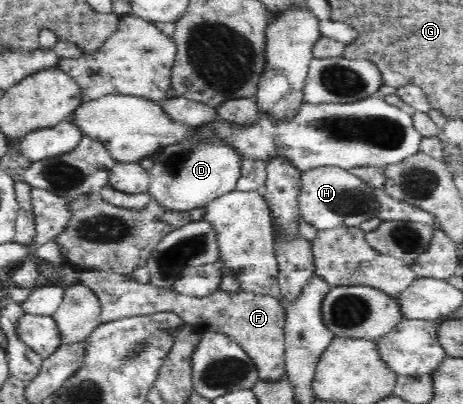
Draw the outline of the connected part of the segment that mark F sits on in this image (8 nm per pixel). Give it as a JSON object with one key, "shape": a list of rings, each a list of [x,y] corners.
{"shape":[[[110,270],[83,272],[78,283],[89,287],[100,300],[101,322],[115,321],[151,315],[155,312],[172,311],[185,324],[201,332],[213,331],[228,336],[237,342],[252,359],[260,381],[289,380],[285,370],[285,325],[286,314],[283,306],[269,296],[255,296],[245,291],[215,291],[206,297],[191,297],[178,292],[165,292],[151,283],[138,283],[134,277],[114,273]]]}

